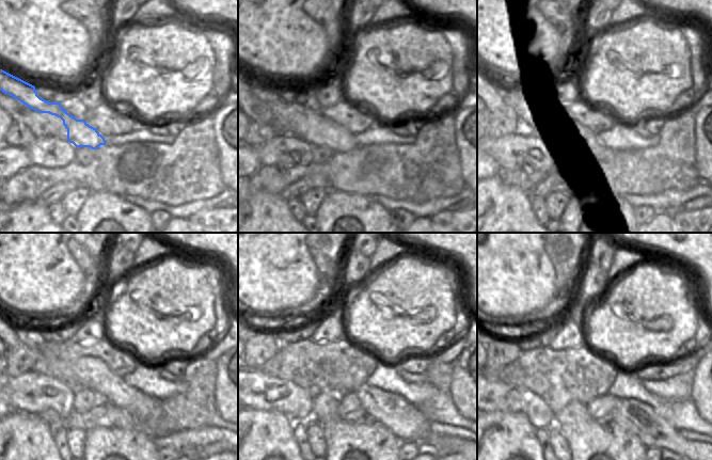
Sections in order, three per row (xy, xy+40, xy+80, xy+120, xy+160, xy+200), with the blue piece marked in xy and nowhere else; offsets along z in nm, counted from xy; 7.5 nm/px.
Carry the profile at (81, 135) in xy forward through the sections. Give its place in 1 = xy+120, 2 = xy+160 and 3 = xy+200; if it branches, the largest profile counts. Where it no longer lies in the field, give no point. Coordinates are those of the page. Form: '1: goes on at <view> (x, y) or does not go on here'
1: goes on at xy+120 (94, 374)
2: goes on at xy+160 (405, 421)
3: goes on at xy+200 (642, 419)

